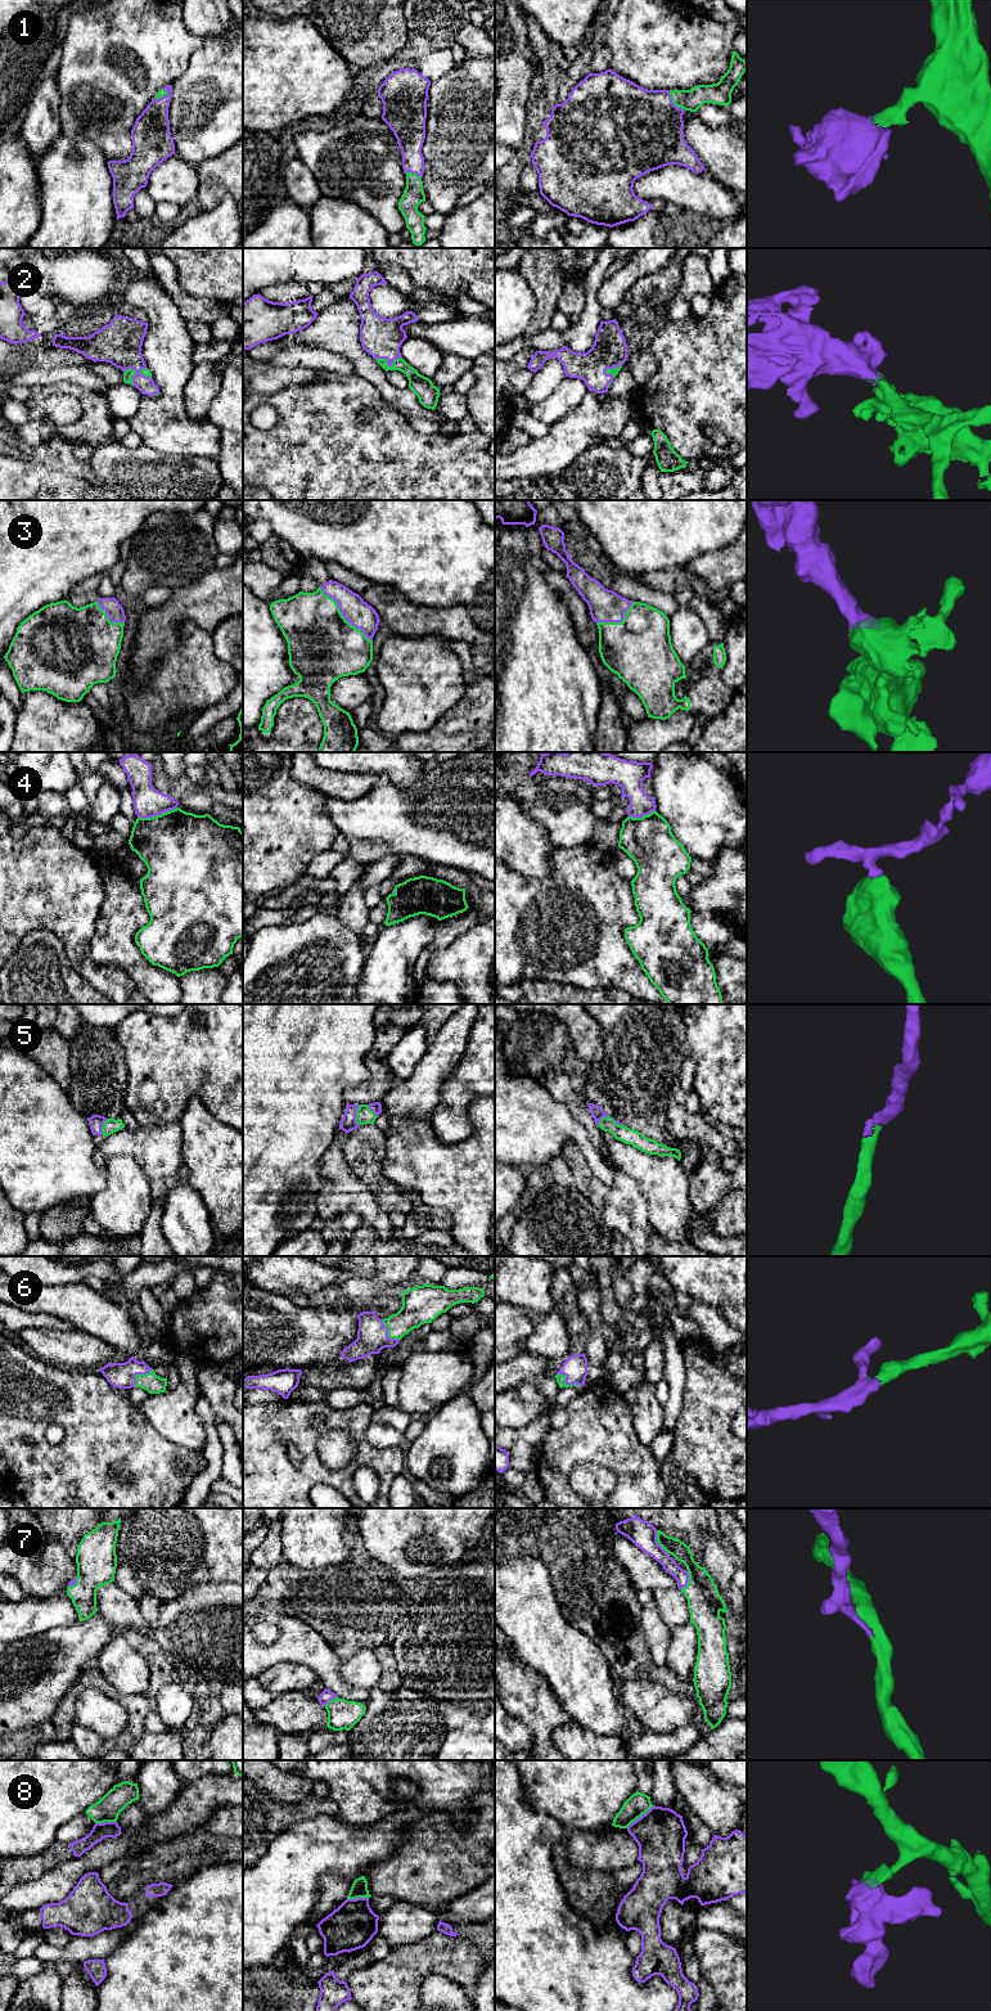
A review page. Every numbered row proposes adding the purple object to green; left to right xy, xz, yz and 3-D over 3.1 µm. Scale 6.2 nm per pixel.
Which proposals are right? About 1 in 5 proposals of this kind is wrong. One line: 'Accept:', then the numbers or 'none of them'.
Accept: 1, 2, 3, 5, 6, 7

